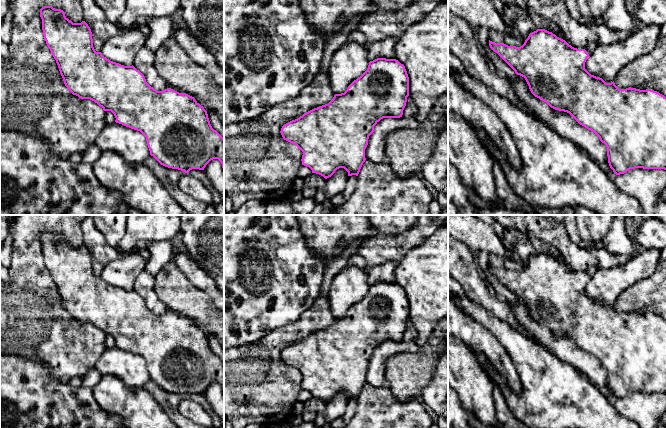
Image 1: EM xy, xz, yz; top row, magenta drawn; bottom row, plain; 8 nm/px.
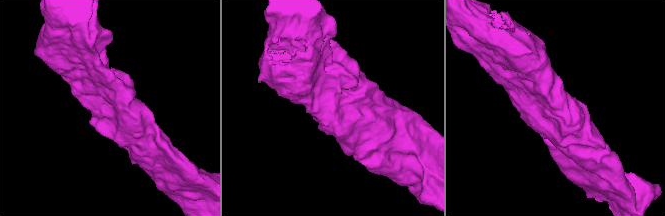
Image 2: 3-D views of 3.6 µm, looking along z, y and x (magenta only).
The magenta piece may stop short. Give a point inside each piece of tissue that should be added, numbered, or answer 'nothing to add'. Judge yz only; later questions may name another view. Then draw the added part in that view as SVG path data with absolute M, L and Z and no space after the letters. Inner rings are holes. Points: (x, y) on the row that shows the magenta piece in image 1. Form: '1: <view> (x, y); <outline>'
1: yz (593, 46); M592 43L585 50L588 54L591 54L597 47L598 45L596 43Z

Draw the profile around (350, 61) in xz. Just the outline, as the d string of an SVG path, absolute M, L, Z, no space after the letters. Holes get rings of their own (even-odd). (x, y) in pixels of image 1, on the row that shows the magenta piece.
M346 41L332 56L329 79L334 94L344 93L348 86L368 68L365 45Z

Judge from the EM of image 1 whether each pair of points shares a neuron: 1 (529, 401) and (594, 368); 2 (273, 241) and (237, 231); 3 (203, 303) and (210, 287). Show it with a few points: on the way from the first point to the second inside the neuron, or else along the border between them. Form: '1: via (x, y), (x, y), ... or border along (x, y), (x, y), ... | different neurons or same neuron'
1: border along (563, 361), (576, 368), (595, 386) | different neurons
2: via (264, 232), (246, 231) | same neuron
3: border along (188, 281), (202, 290), (213, 303) | different neurons

